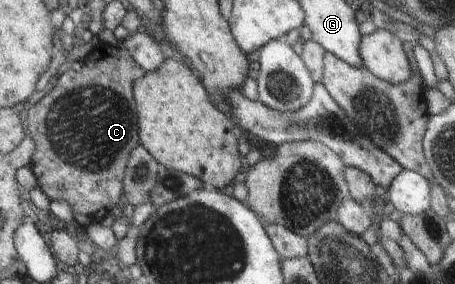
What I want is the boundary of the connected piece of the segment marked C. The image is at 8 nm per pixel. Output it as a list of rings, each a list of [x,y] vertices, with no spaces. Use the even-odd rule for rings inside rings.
[[[96,42],[96,46],[83,58],[81,63],[61,74],[55,87],[51,89],[48,94],[43,96],[41,101],[27,111],[26,120],[29,136],[34,139],[34,144],[36,146],[30,166],[36,176],[38,186],[51,201],[59,199],[65,200],[65,202],[71,206],[74,220],[83,228],[99,226],[100,221],[102,221],[107,214],[111,213],[111,209],[117,205],[117,202],[121,200],[121,194],[125,192],[126,166],[131,158],[133,148],[139,144],[139,136],[137,136],[137,134],[139,134],[138,109],[134,98],[134,85],[144,73],[145,71],[136,63],[136,60],[132,58],[132,54],[129,54],[125,47],[119,48],[107,43],[101,44]]]

